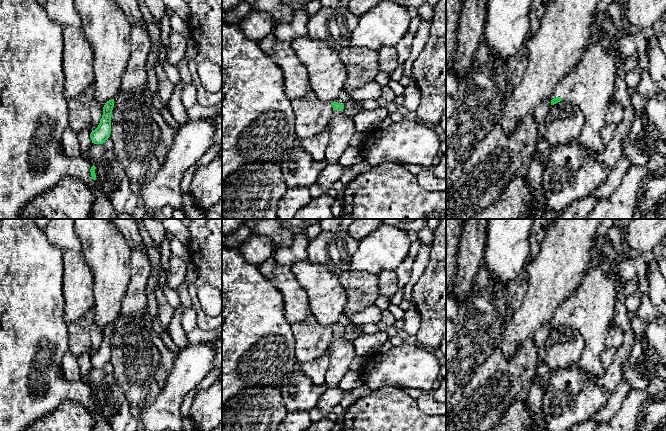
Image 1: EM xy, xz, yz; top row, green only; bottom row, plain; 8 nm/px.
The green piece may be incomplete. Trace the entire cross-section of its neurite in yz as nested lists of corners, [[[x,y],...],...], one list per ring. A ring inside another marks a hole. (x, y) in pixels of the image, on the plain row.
[[[607,236],[600,237],[595,242],[596,251],[599,254],[598,264],[586,273],[584,279],[577,285],[568,299],[557,308],[550,322],[551,329],[563,324],[576,329],[583,336],[585,347],[577,367],[587,372],[590,377],[598,378],[605,375],[600,356],[606,349],[605,337],[609,331],[609,325],[613,321],[618,296],[615,289],[615,278],[619,277],[613,270],[618,263],[618,258],[614,261],[606,259],[603,252],[604,243],[611,243]]]

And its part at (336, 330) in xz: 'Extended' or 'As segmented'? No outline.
Extended

